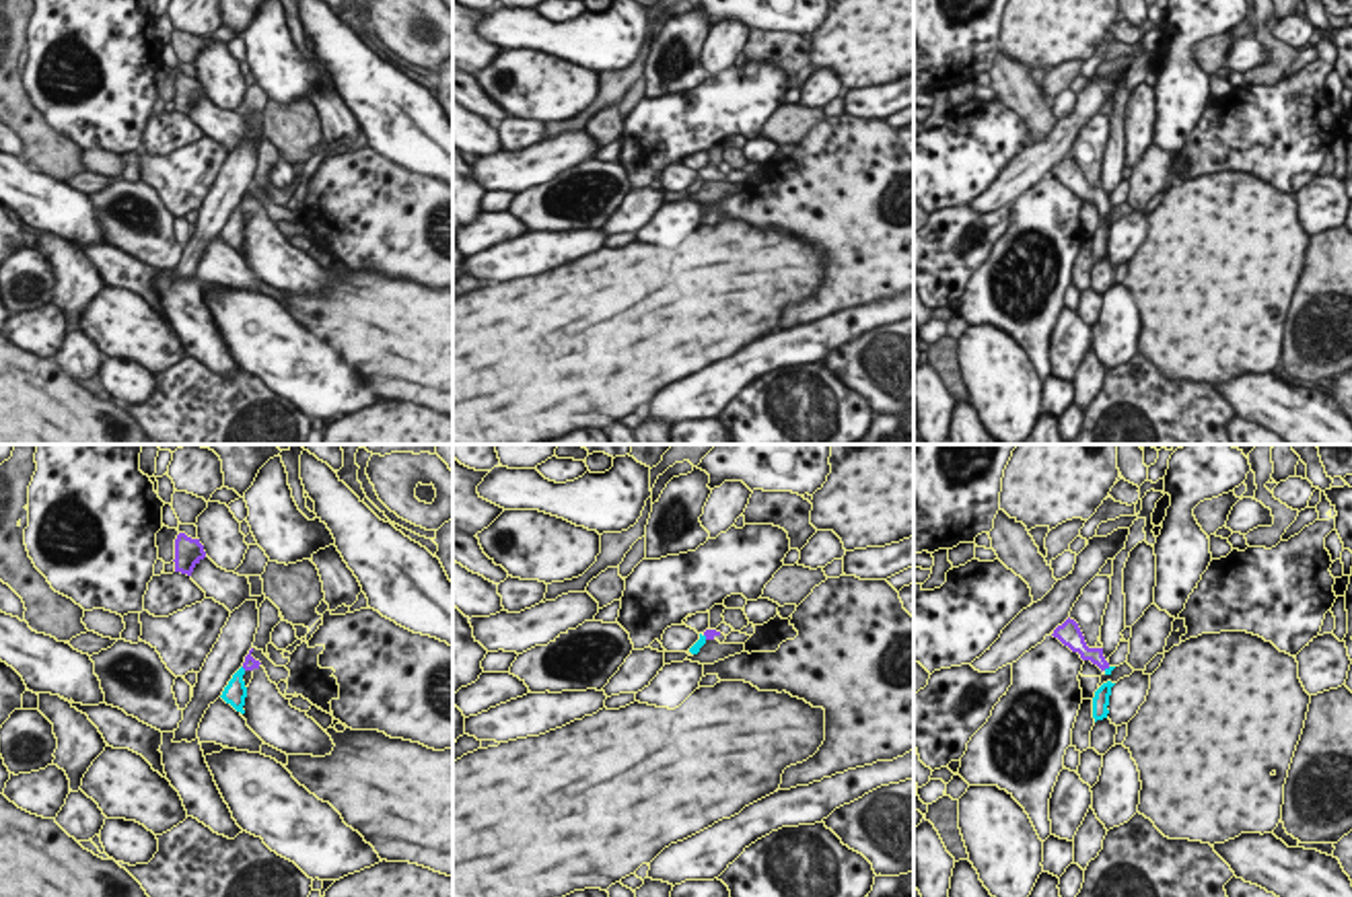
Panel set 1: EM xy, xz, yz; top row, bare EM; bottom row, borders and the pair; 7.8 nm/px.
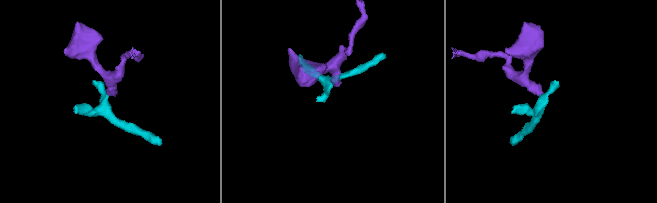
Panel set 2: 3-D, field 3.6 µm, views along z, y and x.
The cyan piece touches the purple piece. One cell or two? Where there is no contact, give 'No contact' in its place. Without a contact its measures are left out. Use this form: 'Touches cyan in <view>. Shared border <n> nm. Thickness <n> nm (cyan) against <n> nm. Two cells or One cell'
Touches cyan in yz. Shared border 70 nm. Thickness 60 nm (cyan) against 130 nm. Two cells.

